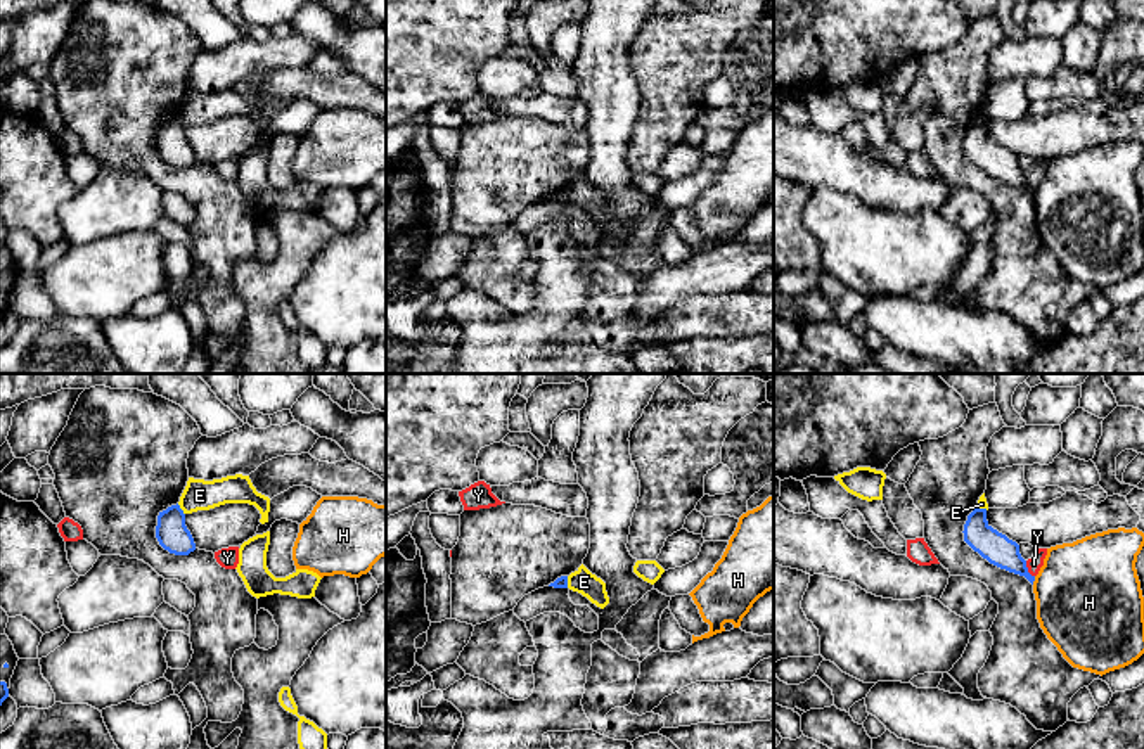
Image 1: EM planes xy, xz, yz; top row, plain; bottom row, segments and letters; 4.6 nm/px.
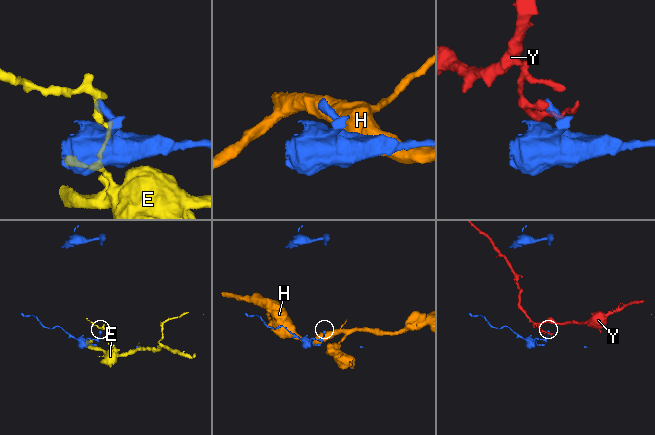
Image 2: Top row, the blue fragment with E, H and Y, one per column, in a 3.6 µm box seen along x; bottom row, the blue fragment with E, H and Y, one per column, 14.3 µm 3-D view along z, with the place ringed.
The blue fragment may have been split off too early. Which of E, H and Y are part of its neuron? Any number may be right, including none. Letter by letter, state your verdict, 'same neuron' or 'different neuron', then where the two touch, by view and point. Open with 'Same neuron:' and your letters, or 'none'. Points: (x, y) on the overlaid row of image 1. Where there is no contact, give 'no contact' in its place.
Same neuron: none
E: different neuron; meets blue in xy at (180, 509)
H: different neuron; meets blue in yz at (1034, 580)
Y: different neuron; meets blue in yz at (1027, 569)

